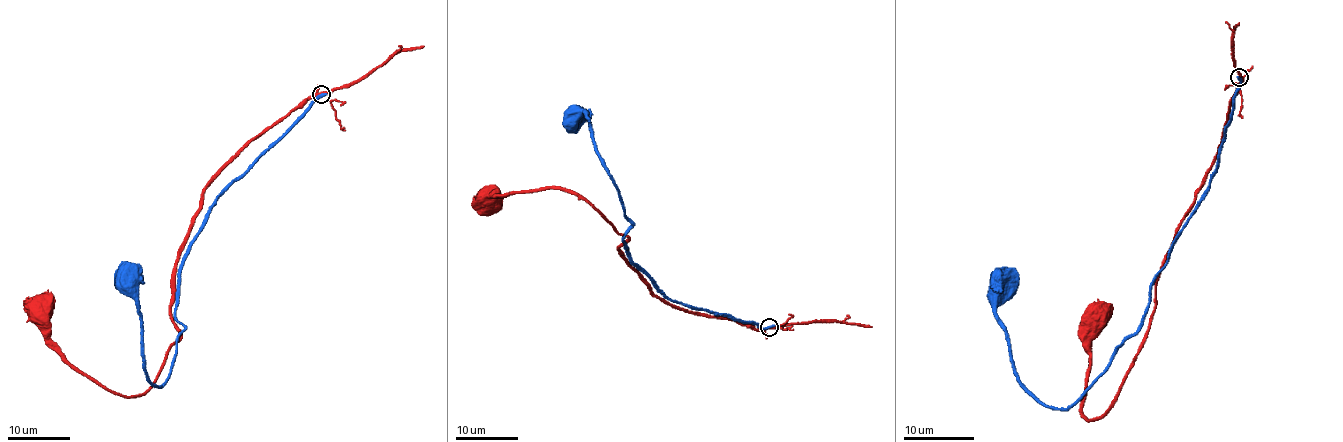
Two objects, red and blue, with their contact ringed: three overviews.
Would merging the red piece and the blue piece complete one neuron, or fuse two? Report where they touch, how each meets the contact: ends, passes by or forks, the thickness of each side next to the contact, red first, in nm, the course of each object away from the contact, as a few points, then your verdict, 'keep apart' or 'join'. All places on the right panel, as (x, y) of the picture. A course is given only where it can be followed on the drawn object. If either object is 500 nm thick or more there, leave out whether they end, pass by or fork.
place (1239, 77); red forks; blue ends; calibres 220 and 360 nm; course red (1238, 76), (1214, 164), (1159, 275), (1150, 328), (1116, 401), (1088, 420), (1081, 404), (1095, 316); course blue (1238, 78), (1219, 166), (1153, 281), (1143, 323), (1072, 404), (1046, 406), (1019, 380), (996, 314), (1003, 286); keep apart

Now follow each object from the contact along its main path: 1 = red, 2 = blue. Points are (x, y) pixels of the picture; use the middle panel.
1: (769, 326), (754, 329), (670, 304), (621, 256), (628, 237), (575, 194), (543, 188), (492, 200)
2: (769, 326), (691, 309), (665, 295), (631, 259), (623, 236), (632, 225), (618, 188), (586, 113), (575, 119)

